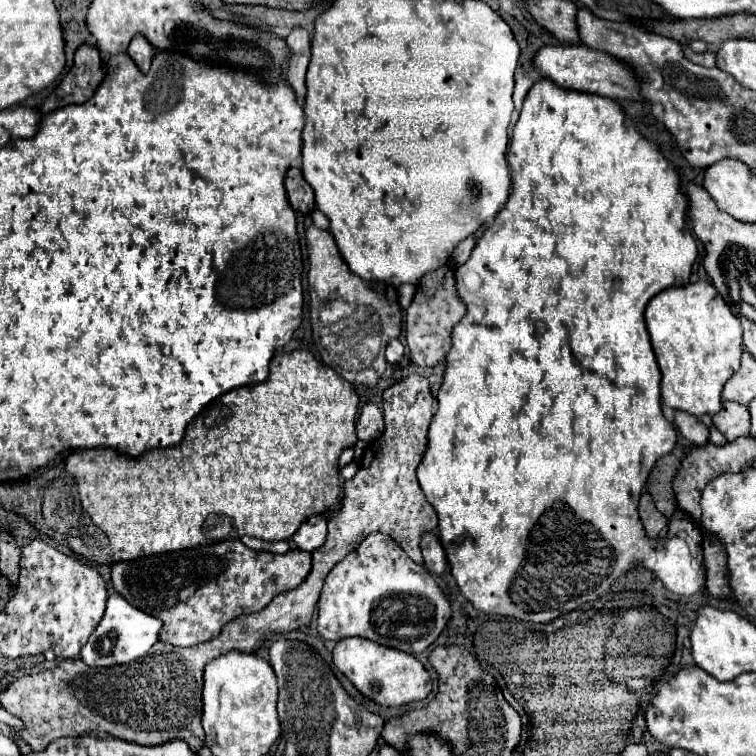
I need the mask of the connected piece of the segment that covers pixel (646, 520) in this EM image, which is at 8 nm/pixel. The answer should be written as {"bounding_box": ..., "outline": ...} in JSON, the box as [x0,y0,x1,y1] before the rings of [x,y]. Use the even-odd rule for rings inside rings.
{"bounding_box":[639,492,667,538],"outline":[[[649,492],[641,494],[639,516],[641,516],[641,522],[643,522],[645,530],[647,530],[647,536],[651,536],[651,538],[657,538],[661,534],[661,530],[667,526],[667,518],[655,508],[653,498],[649,496]]]}

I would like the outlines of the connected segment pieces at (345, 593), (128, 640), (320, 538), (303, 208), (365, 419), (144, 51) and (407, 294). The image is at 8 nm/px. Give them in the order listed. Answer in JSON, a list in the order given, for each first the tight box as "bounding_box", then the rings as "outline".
[{"bounding_box":[317,534,451,654],"outline":[[[369,534],[361,546],[333,566],[317,606],[317,630],[325,640],[337,642],[347,636],[361,636],[409,654],[427,650],[451,616],[449,602],[427,568],[415,564],[385,534]]]},{"bounding_box":[83,594,161,668],"outline":[[[119,594],[109,596],[107,600],[107,610],[95,632],[91,634],[89,642],[83,646],[83,662],[91,668],[105,668],[105,666],[115,666],[115,664],[125,664],[131,660],[141,658],[147,654],[147,650],[159,640],[159,630],[161,630],[161,620],[155,616],[149,616],[129,602],[125,602]]]},{"bounding_box":[293,514,327,552],"outline":[[[317,514],[317,516],[311,516],[311,518],[295,532],[293,542],[297,544],[297,548],[307,550],[307,552],[313,552],[313,550],[317,550],[319,546],[323,546],[325,536],[327,536],[327,520],[325,520],[325,516]]]},{"bounding_box":[285,168,315,214],"outline":[[[299,168],[287,170],[285,188],[287,188],[287,198],[289,198],[289,204],[293,206],[293,210],[299,210],[301,214],[309,214],[315,208],[313,188],[305,182]]]},{"bounding_box":[357,402,383,442],"outline":[[[367,402],[361,408],[361,416],[357,420],[357,438],[371,442],[383,434],[383,414],[375,402]]]},{"bounding_box":[127,36,157,72],"outline":[[[135,36],[127,48],[127,54],[133,58],[133,62],[139,66],[141,72],[149,72],[149,66],[151,66],[155,52],[157,50],[143,36]]]},{"bounding_box":[398,284,416,310],"outline":[[[403,284],[398,289],[398,301],[403,310],[406,310],[413,300],[416,292],[416,286],[412,284]]]}]

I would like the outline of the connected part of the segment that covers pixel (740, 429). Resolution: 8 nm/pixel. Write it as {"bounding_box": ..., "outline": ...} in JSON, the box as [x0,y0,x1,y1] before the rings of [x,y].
{"bounding_box":[713,402,749,440],"outline":[[[723,402],[721,410],[713,416],[713,426],[729,440],[749,436],[749,410],[739,402]]]}

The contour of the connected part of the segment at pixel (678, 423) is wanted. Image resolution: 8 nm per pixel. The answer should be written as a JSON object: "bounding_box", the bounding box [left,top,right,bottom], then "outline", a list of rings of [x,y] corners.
{"bounding_box":[675,412,709,446],"outline":[[[677,412],[675,414],[675,428],[679,430],[679,434],[683,438],[687,438],[689,442],[701,446],[709,440],[709,428],[705,424],[701,424],[699,418],[685,414],[685,412]]]}

